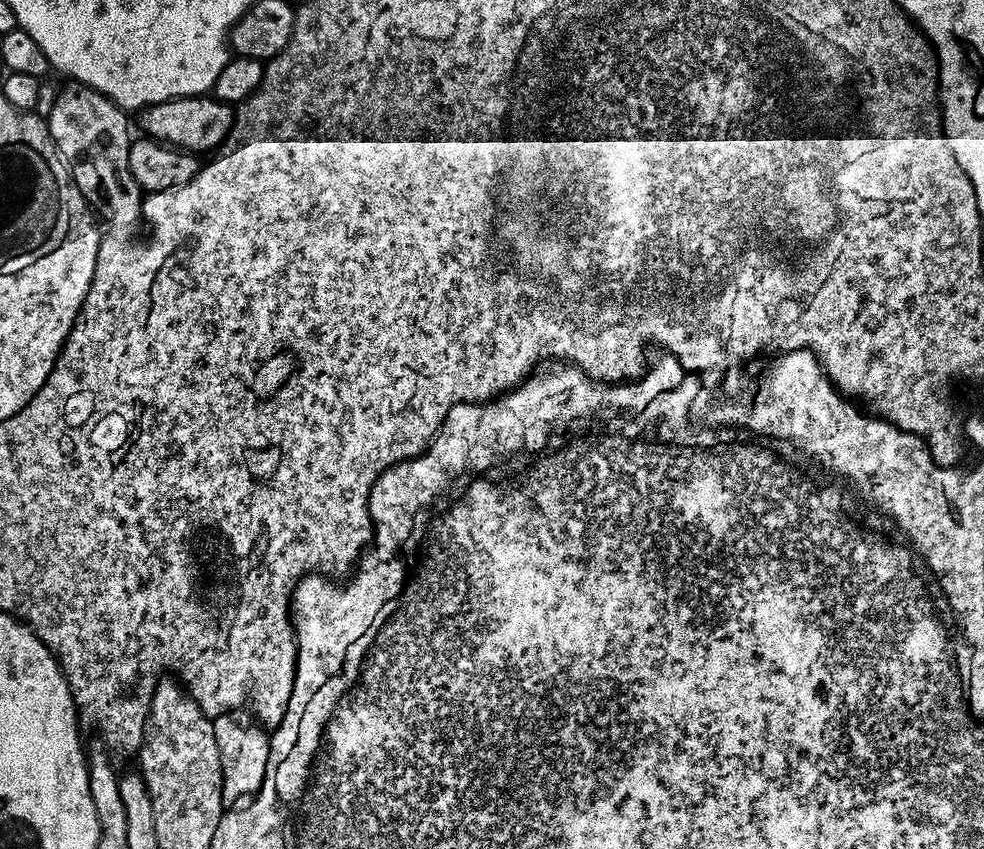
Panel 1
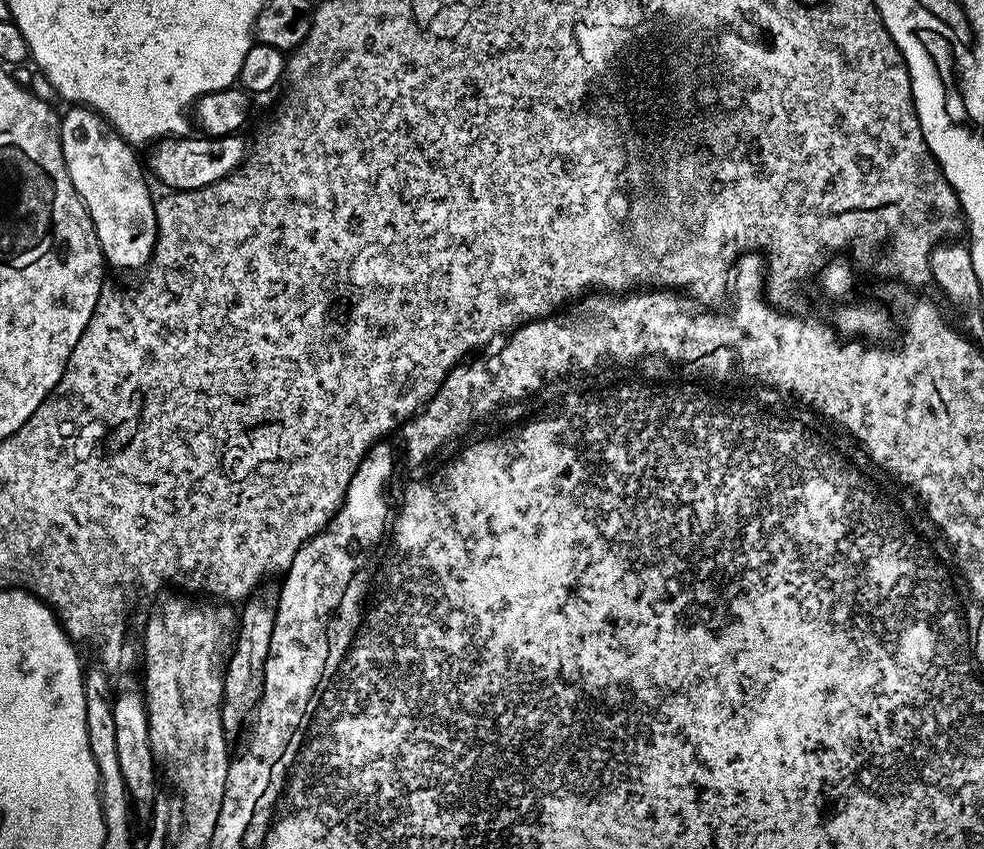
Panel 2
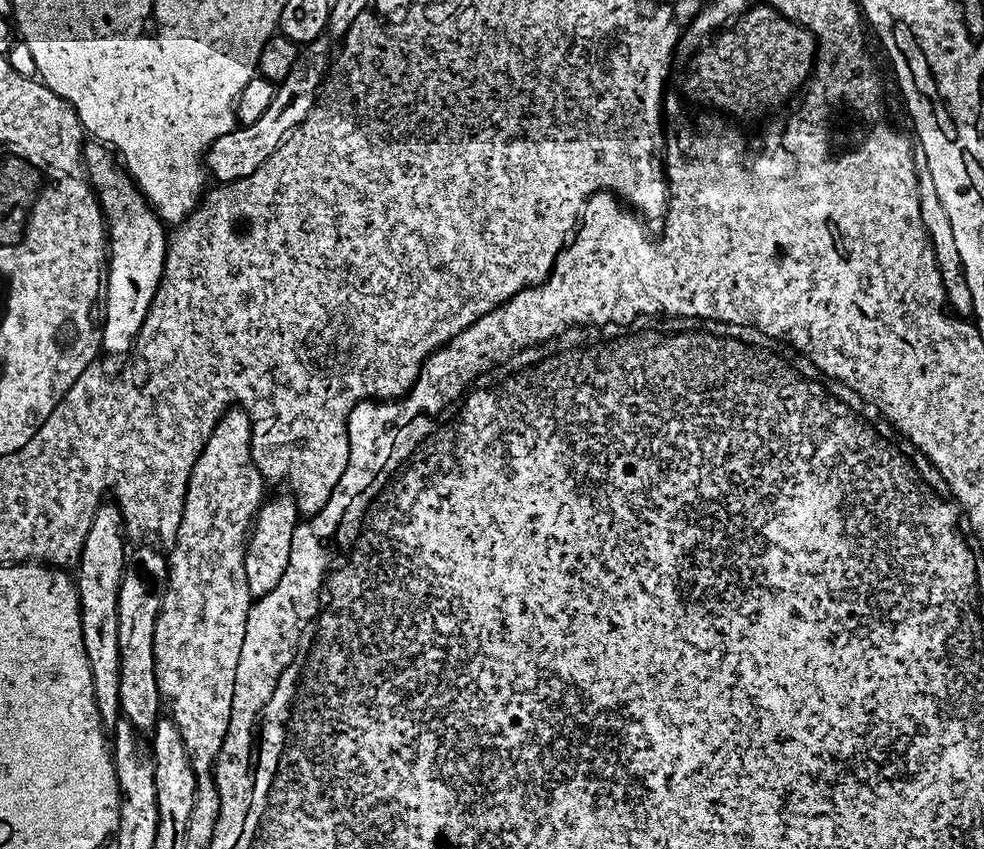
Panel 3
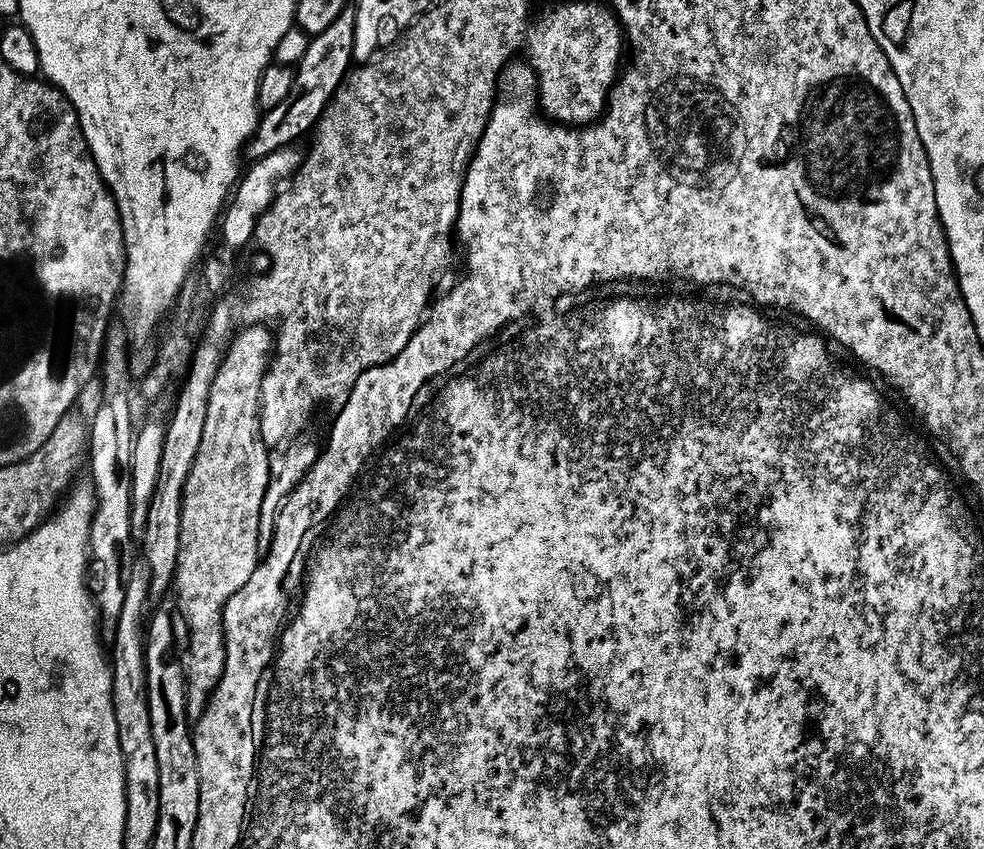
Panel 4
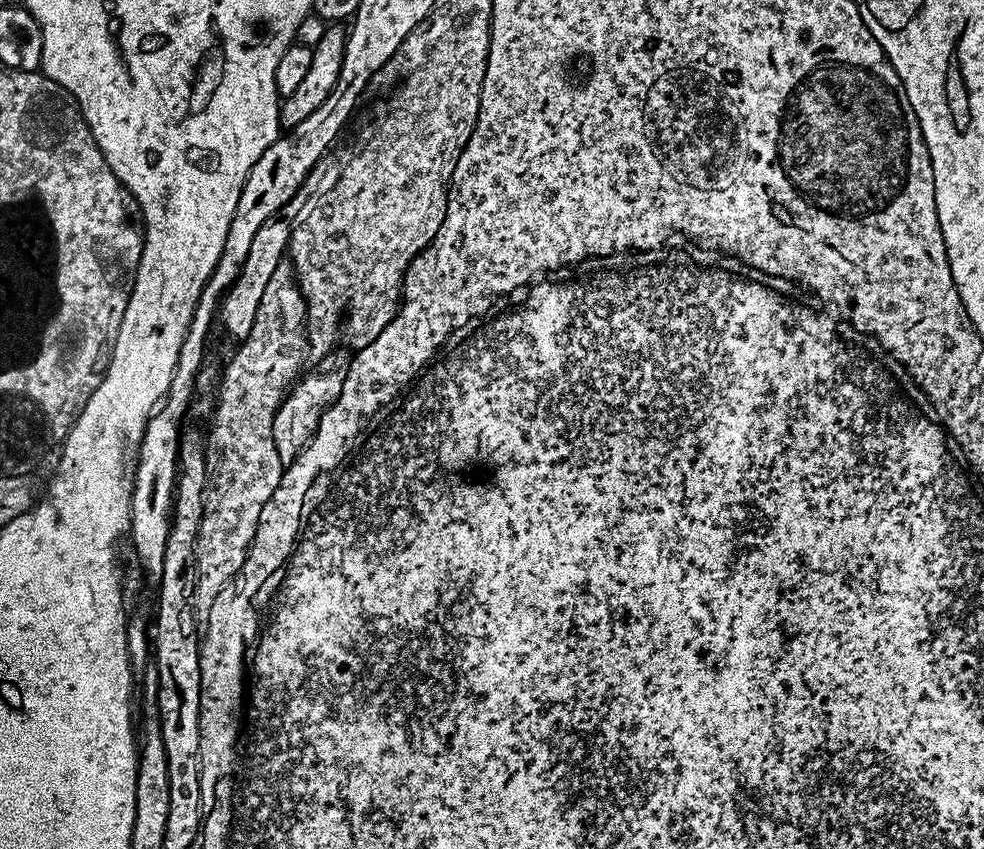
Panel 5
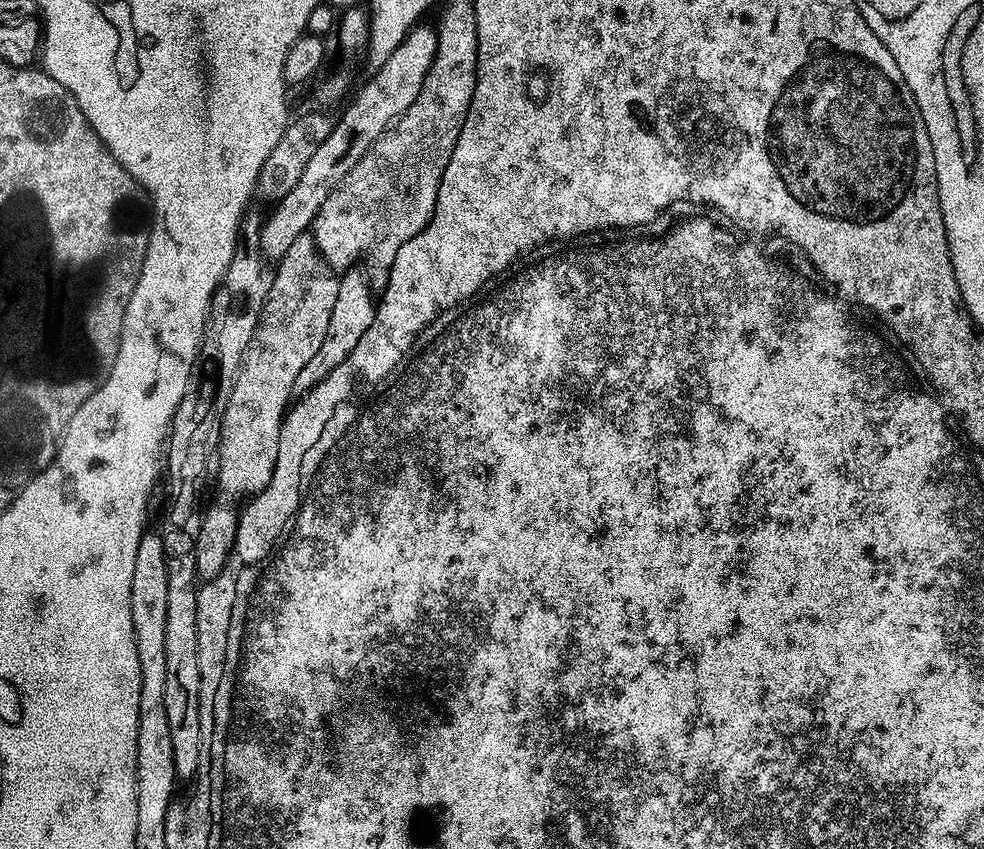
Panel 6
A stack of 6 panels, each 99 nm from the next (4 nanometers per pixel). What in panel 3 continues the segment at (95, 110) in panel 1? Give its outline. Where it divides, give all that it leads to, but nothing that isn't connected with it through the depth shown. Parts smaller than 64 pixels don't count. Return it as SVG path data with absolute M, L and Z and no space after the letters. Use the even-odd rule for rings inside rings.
M99 142L85 143L82 148L84 171L88 182L100 202L100 211L104 214L106 225L106 239L108 241L108 263L106 265L106 291L102 297L102 348L112 356L123 357L131 353L136 335L142 330L142 322L146 322L146 314L154 302L154 294L160 285L164 273L164 259L168 253L169 237L164 236L166 225L153 210L148 199L140 193L140 188L123 163L106 144Z

